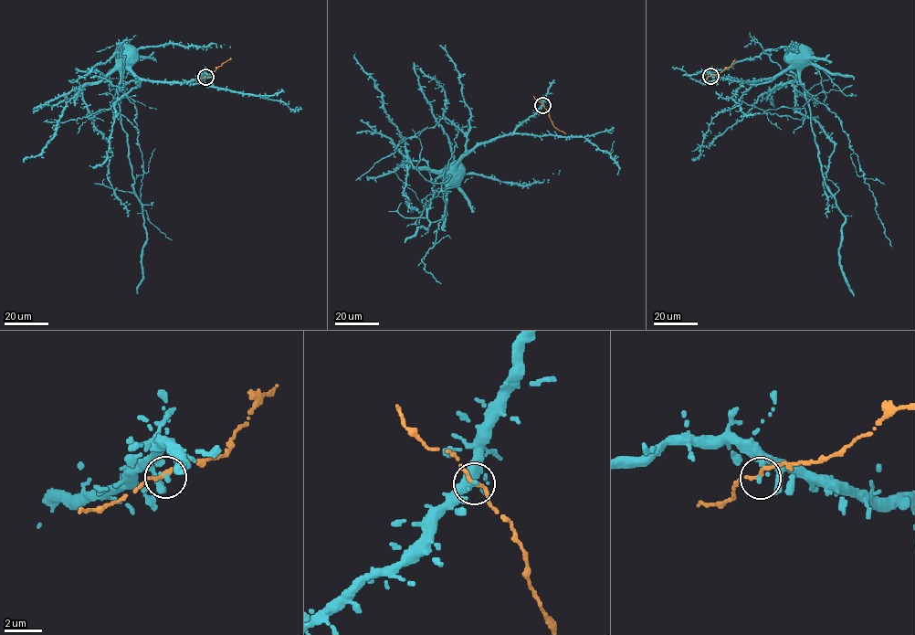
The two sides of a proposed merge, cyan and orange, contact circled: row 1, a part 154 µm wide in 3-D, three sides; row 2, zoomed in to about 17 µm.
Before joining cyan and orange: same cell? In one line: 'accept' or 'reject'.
reject

